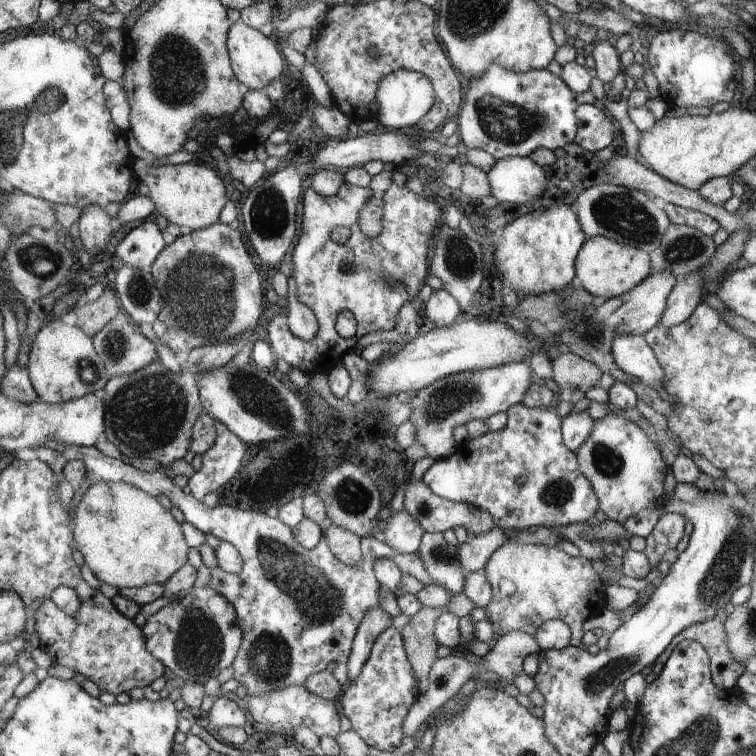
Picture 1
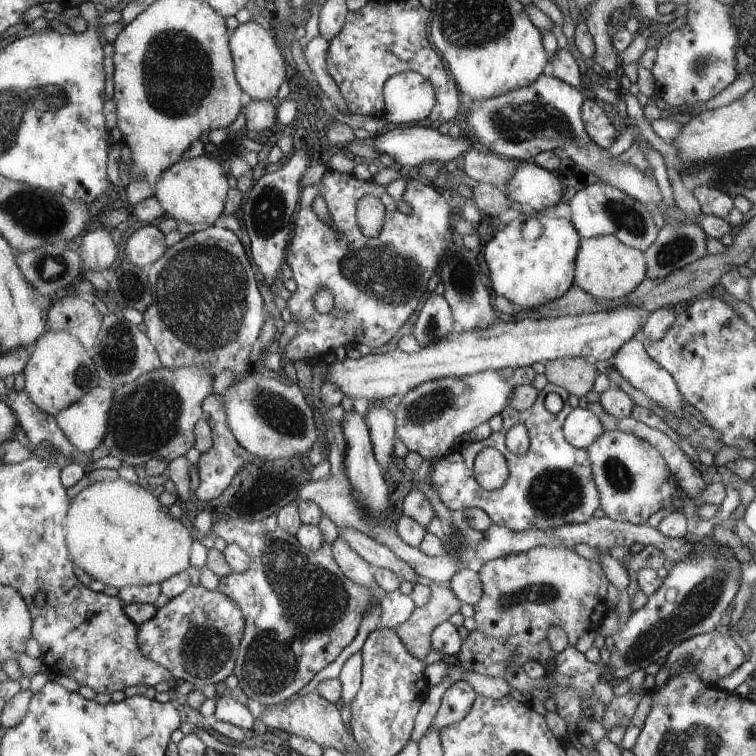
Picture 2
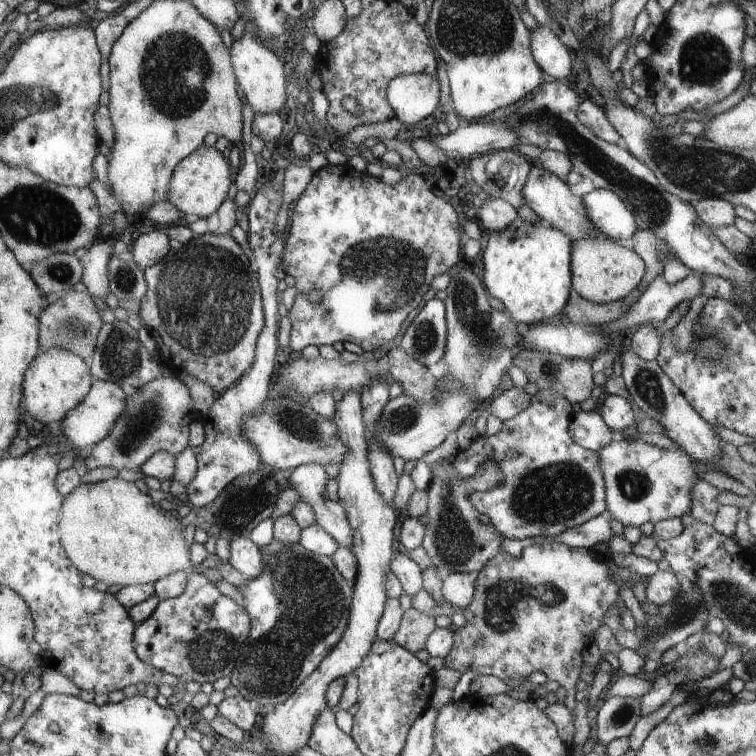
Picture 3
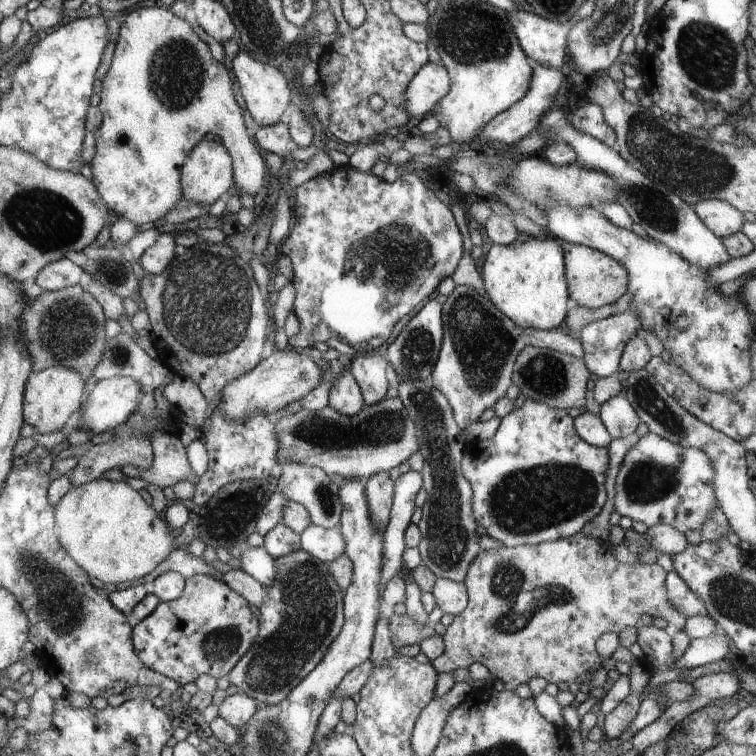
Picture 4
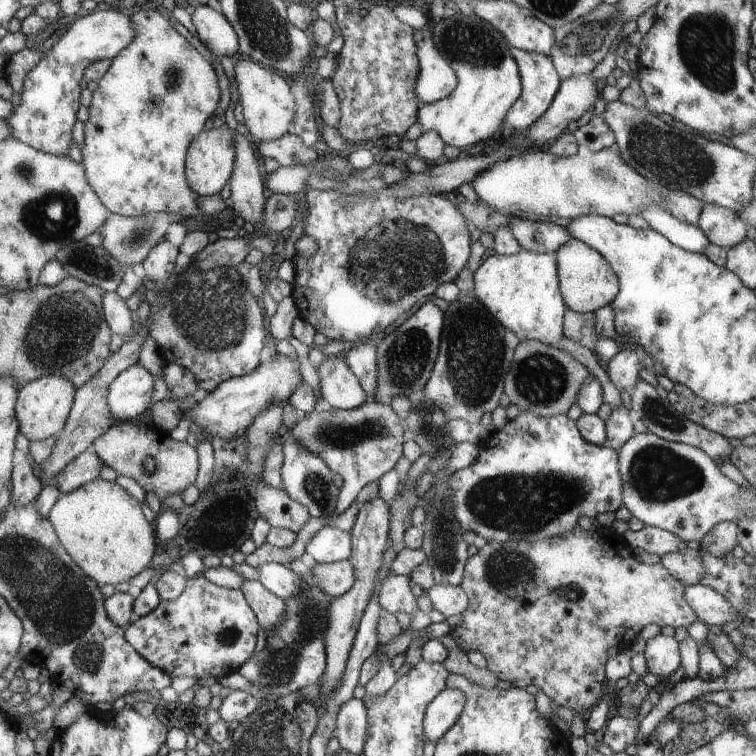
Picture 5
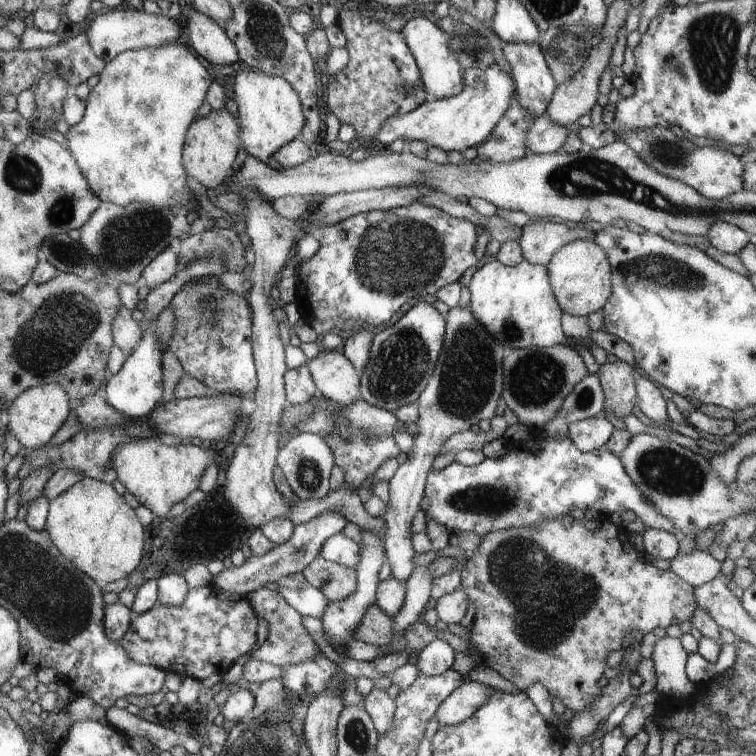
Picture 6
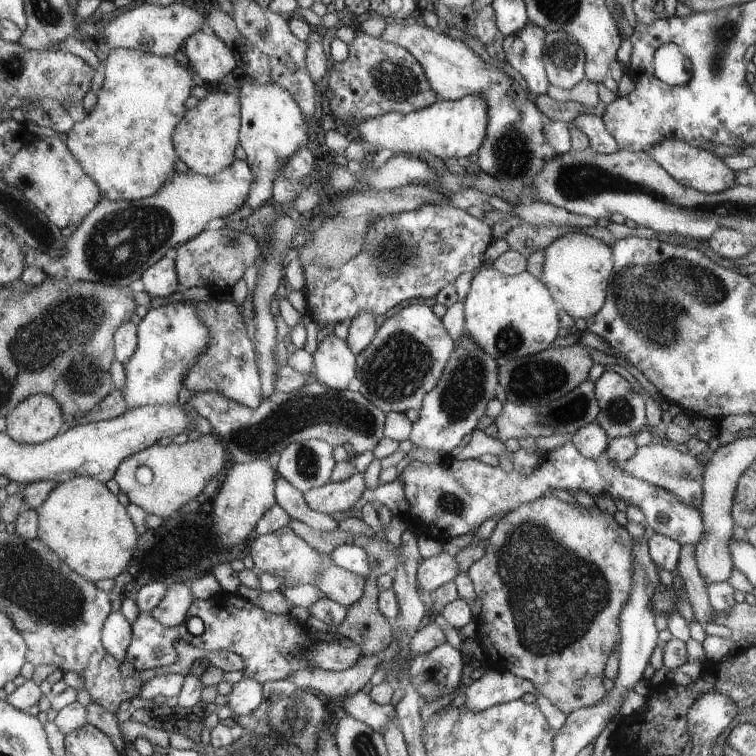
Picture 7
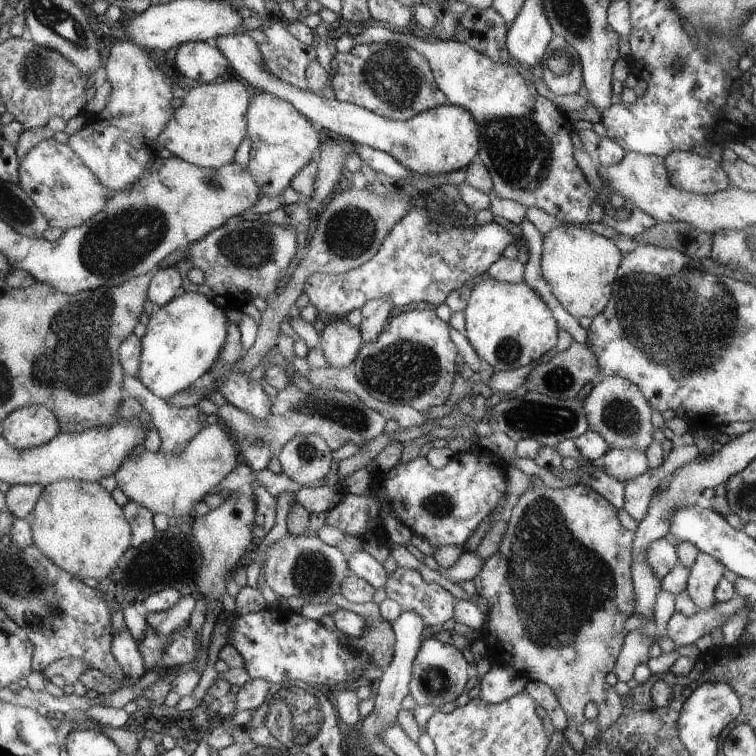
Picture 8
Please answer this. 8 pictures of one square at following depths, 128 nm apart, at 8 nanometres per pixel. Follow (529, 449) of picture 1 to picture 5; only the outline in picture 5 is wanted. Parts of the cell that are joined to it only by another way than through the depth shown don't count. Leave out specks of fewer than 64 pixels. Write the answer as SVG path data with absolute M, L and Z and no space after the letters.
M522 411L479 448L479 457L470 466L455 472L448 493L453 494L454 517L460 527L484 537L488 543L536 542L561 536L577 528L578 519L583 516L595 518L598 514L614 513L622 507L624 480L617 452L605 445L589 444L581 436L576 422L566 413L543 418Z

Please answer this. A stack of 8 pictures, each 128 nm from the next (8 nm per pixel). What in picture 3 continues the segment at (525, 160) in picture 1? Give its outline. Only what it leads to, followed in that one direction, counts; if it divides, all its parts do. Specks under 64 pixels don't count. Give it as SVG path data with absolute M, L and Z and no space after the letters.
M539 166L531 168L527 182L524 184L522 195L524 203L538 215L540 221L559 229L561 232L566 232L571 236L571 239L598 236L593 230L591 223L587 220L581 198L574 196L570 192L570 188L566 182L544 168Z

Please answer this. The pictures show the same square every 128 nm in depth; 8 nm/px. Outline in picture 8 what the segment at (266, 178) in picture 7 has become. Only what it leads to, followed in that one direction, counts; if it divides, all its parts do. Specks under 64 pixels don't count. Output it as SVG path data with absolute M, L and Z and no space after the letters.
M257 91L252 98L252 103L248 108L249 137L252 139L252 149L250 152L250 170L256 184L260 186L260 198L264 196L279 197L281 193L291 184L297 173L311 160L316 158L314 150L321 148L322 138L319 130L304 116L298 112L290 102L285 102L272 94Z

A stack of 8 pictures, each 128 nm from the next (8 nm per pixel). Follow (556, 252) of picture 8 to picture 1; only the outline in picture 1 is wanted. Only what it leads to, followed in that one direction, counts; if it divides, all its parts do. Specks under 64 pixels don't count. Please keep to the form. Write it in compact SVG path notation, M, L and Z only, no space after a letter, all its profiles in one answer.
M609 237L588 238L577 258L577 275L584 291L602 301L622 296L653 273L652 257L646 251L622 244Z

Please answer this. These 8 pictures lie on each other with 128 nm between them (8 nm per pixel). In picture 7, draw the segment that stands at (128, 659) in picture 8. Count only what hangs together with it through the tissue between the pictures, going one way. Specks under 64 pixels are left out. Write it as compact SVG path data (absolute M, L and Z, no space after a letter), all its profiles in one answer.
M118 610L109 616L102 634L104 646L117 660L124 661L126 650L132 642L131 623Z

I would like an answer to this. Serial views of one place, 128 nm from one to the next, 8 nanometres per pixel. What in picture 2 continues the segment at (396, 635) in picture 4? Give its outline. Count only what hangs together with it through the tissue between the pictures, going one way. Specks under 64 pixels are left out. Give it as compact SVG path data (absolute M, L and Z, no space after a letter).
M448 584L429 585L431 596L428 603L416 607L410 618L399 624L395 631L405 641L406 648L411 654L424 660L431 650L431 634L441 622L448 621L452 614L460 612L463 602L460 602Z

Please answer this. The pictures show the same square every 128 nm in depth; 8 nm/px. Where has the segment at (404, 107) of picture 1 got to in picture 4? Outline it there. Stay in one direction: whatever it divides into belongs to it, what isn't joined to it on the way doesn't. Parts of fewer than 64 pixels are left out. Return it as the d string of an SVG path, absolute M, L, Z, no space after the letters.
M427 63L405 92L406 112L410 117L426 118L451 90L451 78L441 63Z

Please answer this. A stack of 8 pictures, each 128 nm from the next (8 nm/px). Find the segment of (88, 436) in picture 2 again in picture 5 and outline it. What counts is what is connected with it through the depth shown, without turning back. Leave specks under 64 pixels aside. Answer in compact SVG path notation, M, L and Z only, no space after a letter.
M139 362L118 374L107 389L105 400L109 416L118 422L132 421L150 406L152 374Z

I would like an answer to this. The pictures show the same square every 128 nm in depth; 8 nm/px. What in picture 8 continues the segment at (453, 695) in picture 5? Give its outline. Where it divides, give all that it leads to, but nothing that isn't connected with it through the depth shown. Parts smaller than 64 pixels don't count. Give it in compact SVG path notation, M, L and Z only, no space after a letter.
M492 665L481 679L480 696L487 704L499 704L525 690L527 679L510 666Z

